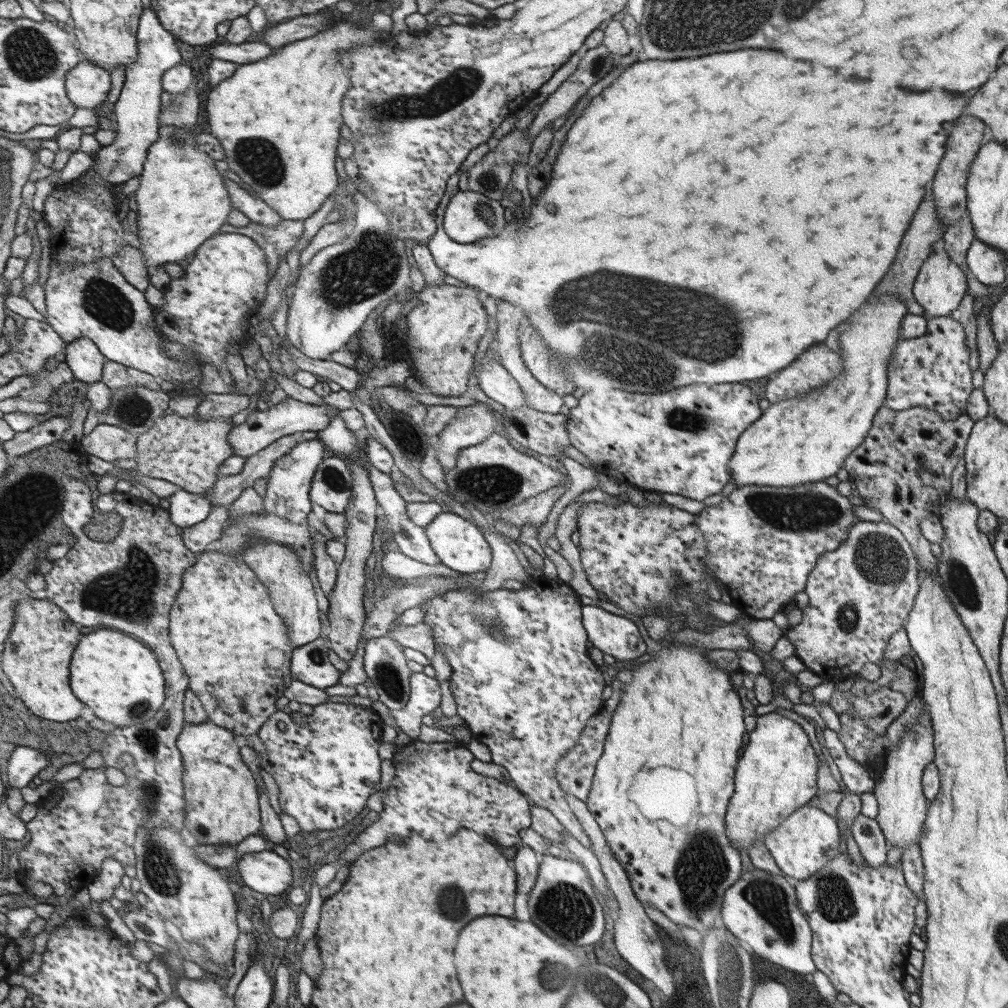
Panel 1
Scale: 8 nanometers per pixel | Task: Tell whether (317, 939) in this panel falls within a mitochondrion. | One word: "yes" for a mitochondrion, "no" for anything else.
no

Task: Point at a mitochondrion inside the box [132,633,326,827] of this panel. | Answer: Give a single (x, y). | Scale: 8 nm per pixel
(148, 797)

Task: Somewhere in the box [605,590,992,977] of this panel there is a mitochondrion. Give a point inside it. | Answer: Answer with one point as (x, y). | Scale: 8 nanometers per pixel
(701, 868)

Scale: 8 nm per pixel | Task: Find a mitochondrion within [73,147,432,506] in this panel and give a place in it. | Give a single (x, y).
(373, 263)

